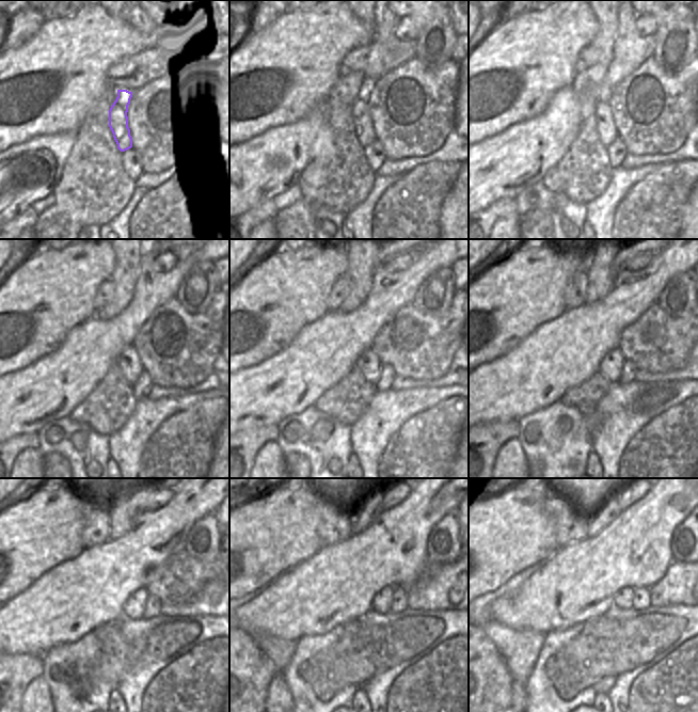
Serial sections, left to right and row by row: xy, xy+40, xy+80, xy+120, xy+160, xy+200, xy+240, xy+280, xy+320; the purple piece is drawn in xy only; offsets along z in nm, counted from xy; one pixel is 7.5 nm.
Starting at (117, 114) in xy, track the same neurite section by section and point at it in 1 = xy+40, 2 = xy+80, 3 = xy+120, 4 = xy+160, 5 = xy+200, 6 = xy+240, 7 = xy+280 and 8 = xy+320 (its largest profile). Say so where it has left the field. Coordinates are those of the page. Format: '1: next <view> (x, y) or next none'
1: next xy+40 (363, 125)
2: next xy+80 (604, 122)
3: next xy+120 (128, 361)
4: next xy+160 (368, 363)
5: next xy+200 (612, 365)
6: next xy+240 (135, 605)
7: next xy+280 (382, 601)
8: next xy+320 (623, 599)

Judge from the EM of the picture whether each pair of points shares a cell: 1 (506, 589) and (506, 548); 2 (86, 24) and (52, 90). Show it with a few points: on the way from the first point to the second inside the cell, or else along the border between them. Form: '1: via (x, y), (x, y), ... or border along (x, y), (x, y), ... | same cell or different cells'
1: border along (527, 567), (493, 590), (484, 592) | different cells
2: via (86, 40), (59, 74) | same cell

